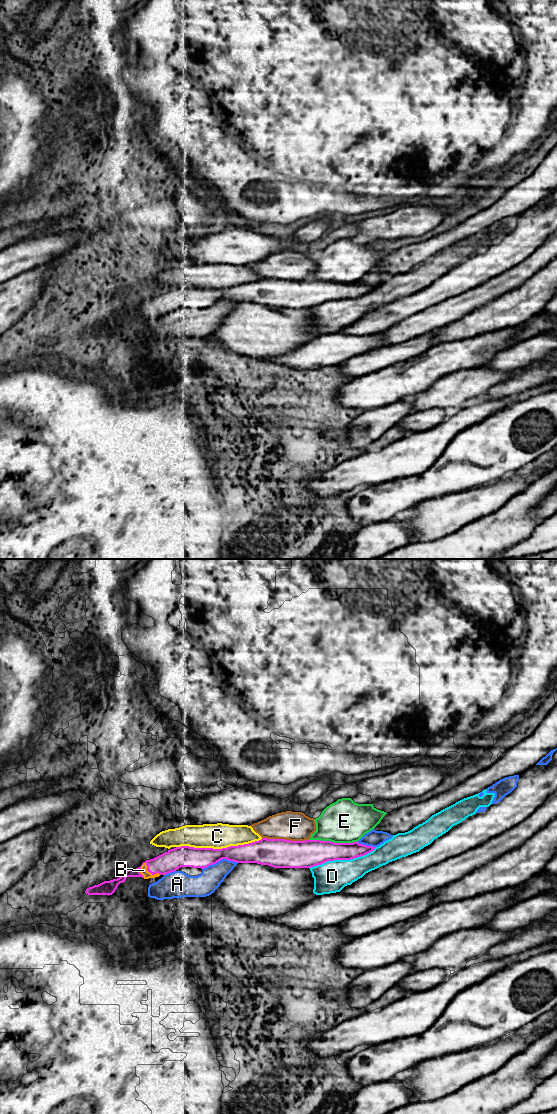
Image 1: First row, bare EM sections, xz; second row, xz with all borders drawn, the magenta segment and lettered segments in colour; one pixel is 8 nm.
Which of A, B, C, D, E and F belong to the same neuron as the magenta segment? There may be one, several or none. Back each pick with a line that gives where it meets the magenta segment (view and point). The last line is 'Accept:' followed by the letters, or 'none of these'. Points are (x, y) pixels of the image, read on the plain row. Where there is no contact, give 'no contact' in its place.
B: meets magenta in xz at (147, 310)
Accept: B

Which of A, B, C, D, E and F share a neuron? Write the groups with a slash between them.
A / B / C / D / E / F

